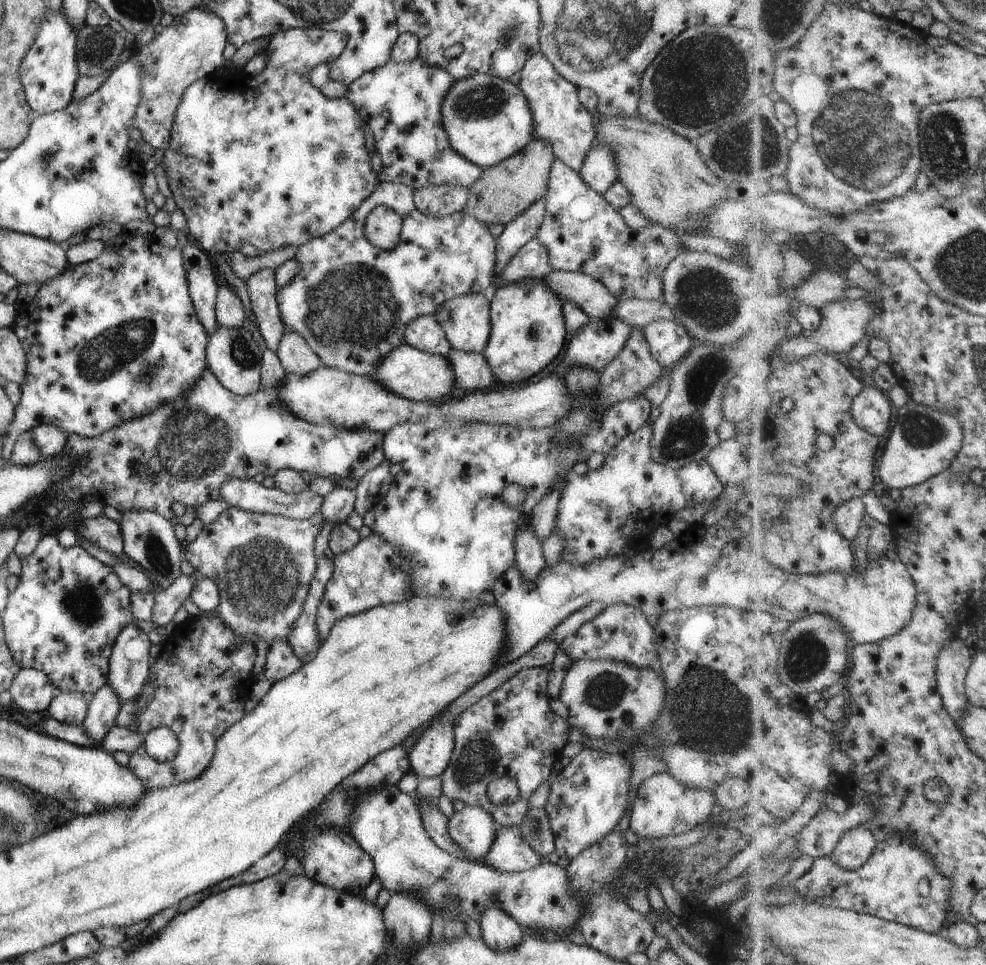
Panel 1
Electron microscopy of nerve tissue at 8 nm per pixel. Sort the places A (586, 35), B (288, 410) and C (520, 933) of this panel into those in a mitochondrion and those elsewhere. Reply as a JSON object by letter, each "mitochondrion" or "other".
{"A":"mitochondrion","B":"other","C":"other"}

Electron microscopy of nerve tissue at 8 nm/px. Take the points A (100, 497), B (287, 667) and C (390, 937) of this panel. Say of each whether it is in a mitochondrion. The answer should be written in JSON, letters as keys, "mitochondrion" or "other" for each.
{"A":"other","B":"other","C":"other"}

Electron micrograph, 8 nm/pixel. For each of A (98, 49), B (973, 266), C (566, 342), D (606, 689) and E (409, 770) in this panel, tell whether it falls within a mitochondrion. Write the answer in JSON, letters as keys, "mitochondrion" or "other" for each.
{"A":"mitochondrion","B":"mitochondrion","C":"other","D":"mitochondrion","E":"other"}

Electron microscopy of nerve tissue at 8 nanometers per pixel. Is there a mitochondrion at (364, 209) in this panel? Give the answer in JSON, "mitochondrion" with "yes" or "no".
{"mitochondrion":"no"}

